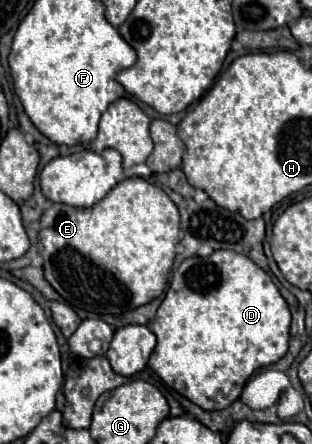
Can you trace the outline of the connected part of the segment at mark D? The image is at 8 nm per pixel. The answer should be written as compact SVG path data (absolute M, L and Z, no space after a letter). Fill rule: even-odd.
M219 249L215 251L213 255L209 257L189 257L185 259L173 273L171 277L171 283L169 283L169 289L165 293L165 299L161 301L159 309L157 309L157 315L153 319L153 325L151 325L151 331L155 333L157 337L157 345L151 353L151 359L149 359L149 367L169 385L173 387L177 393L181 393L183 397L187 397L189 401L193 401L195 405L199 405L201 409L205 411L219 411L219 409L225 409L229 407L235 399L239 399L241 391L243 391L243 385L247 383L247 379L259 371L261 367L269 367L273 363L277 363L285 353L287 353L287 345L289 345L289 325L291 325L291 313L289 313L289 307L285 303L285 299L281 297L279 289L275 287L275 283L271 281L271 277L261 269L257 267L247 255L241 255L237 251L231 251L231 249Z

